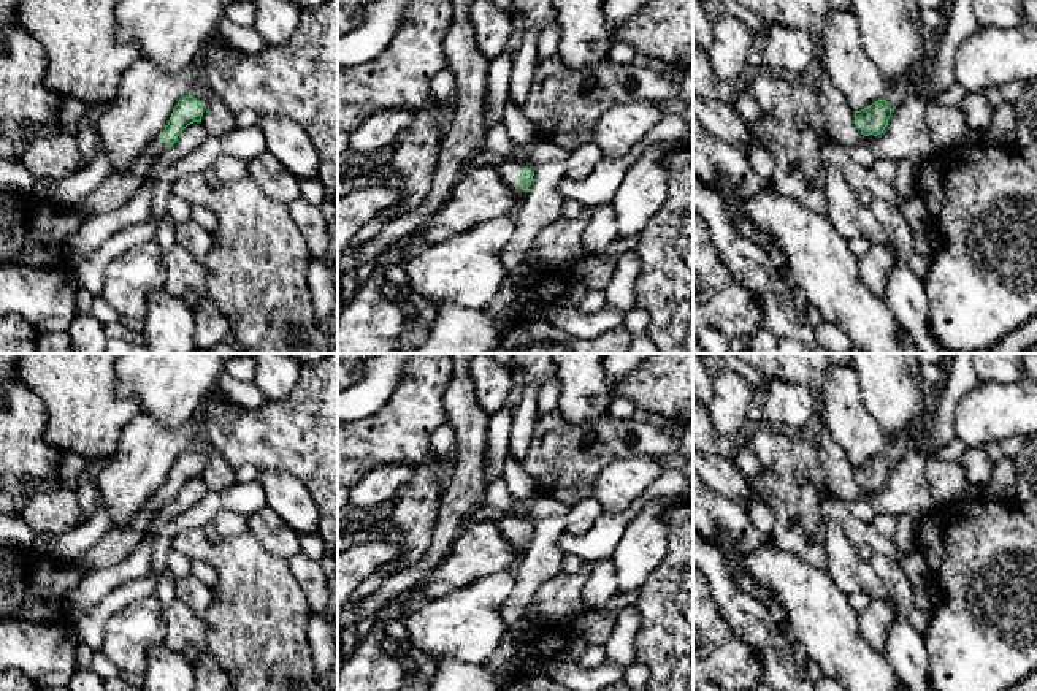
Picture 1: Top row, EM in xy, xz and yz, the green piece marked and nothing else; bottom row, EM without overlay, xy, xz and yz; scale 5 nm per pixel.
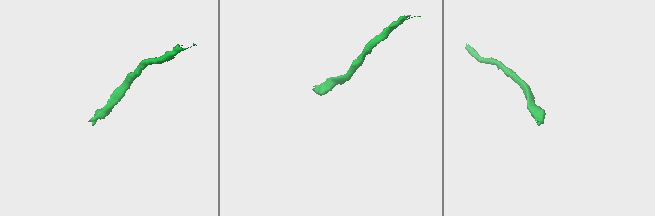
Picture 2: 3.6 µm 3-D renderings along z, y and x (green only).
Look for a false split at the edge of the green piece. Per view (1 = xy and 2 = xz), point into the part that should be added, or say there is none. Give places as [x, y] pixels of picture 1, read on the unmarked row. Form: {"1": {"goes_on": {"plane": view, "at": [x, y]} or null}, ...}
{"1": {"goes_on": {"plane": "xy", "at": [116, 545]}}, "2": {"goes_on": {"plane": "xz", "at": [509, 526]}}}

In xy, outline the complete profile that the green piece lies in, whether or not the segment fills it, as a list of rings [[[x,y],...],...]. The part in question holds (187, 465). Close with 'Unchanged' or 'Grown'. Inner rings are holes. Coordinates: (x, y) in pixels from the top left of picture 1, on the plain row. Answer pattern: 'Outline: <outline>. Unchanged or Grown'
Outline: [[[193,450],[179,455],[165,485],[146,501],[132,523],[122,529],[113,528],[108,531],[90,550],[75,559],[73,564],[92,571],[113,567],[125,561],[140,545],[147,521],[176,498],[187,480],[201,477],[201,472],[203,461]]]. Grown

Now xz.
Outline: [[[501,515],[495,521],[501,536],[509,540],[520,555],[531,540],[534,521],[531,518],[526,520],[511,515]]]. Grown

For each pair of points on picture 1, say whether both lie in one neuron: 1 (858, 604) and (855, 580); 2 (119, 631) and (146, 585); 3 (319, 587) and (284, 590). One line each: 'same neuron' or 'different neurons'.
1: different neurons
2: different neurons
3: different neurons

